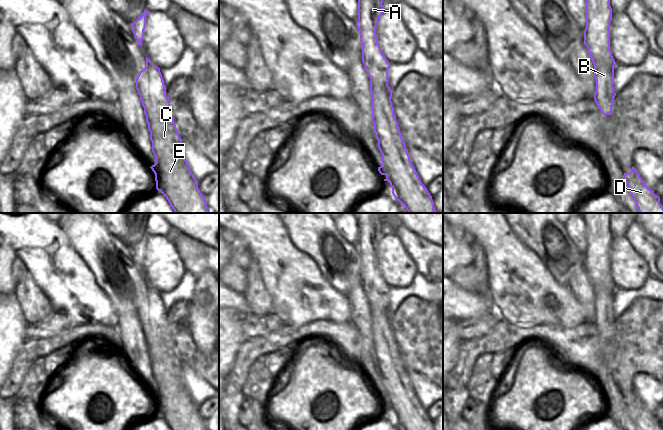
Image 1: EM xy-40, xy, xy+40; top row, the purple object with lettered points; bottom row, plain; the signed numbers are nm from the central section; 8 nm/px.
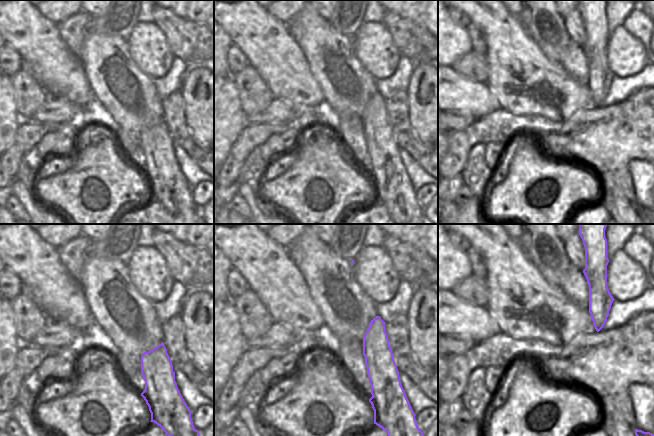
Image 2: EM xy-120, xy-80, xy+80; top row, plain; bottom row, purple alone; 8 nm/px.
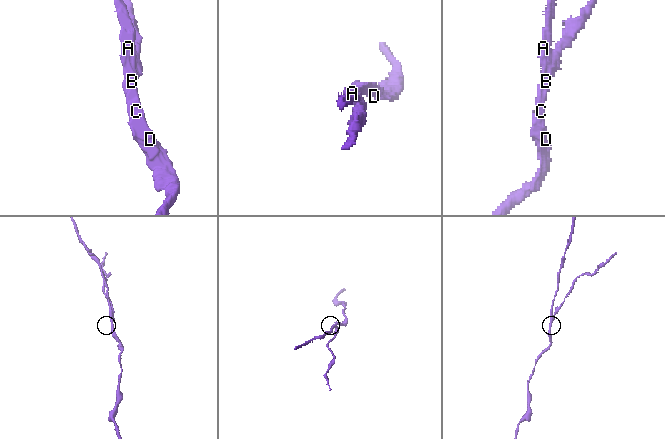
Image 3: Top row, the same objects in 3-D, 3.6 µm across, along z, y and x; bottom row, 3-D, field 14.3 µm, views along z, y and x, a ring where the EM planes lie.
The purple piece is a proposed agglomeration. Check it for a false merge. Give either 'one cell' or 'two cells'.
two cells

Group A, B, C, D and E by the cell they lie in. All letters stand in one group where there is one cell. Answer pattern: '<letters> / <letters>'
A / B C D E

